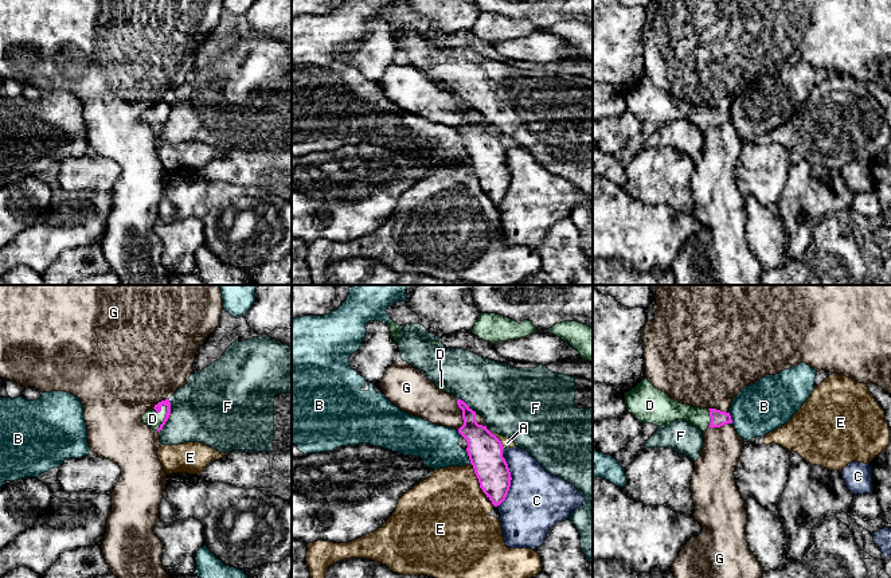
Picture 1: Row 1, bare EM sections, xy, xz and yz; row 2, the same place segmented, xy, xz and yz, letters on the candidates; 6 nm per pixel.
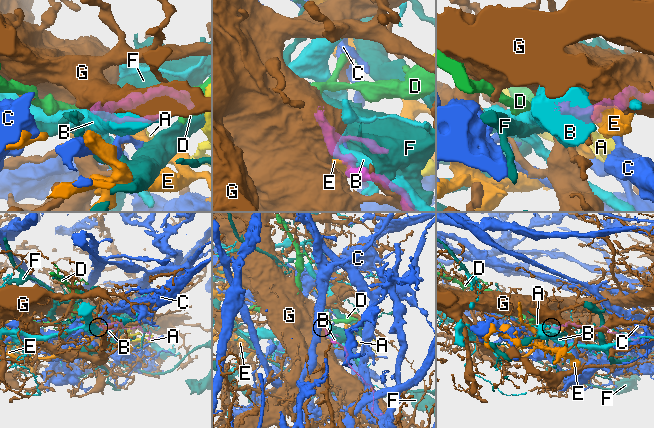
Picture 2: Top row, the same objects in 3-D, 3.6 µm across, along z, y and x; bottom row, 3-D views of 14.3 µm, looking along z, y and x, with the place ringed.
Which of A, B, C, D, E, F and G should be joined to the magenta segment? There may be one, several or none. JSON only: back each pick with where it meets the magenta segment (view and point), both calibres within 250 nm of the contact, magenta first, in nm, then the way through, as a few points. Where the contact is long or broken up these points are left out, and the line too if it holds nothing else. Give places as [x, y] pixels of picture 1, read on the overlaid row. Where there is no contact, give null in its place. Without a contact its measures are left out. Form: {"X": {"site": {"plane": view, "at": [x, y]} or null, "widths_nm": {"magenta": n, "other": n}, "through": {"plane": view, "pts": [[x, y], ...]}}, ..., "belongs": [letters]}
{"D": {"site": {"plane": "xy", "at": [165, 417]}, "widths_nm": {"magenta": 50, "other": 100}, "through": {"plane": "xy", "pts": [[157, 407], [165, 407], [165, 417], [152, 418]]}}, "belongs": ["D"]}

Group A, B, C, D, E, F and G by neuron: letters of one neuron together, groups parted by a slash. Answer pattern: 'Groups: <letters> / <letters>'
Groups: A G / B / C / D / E / F

